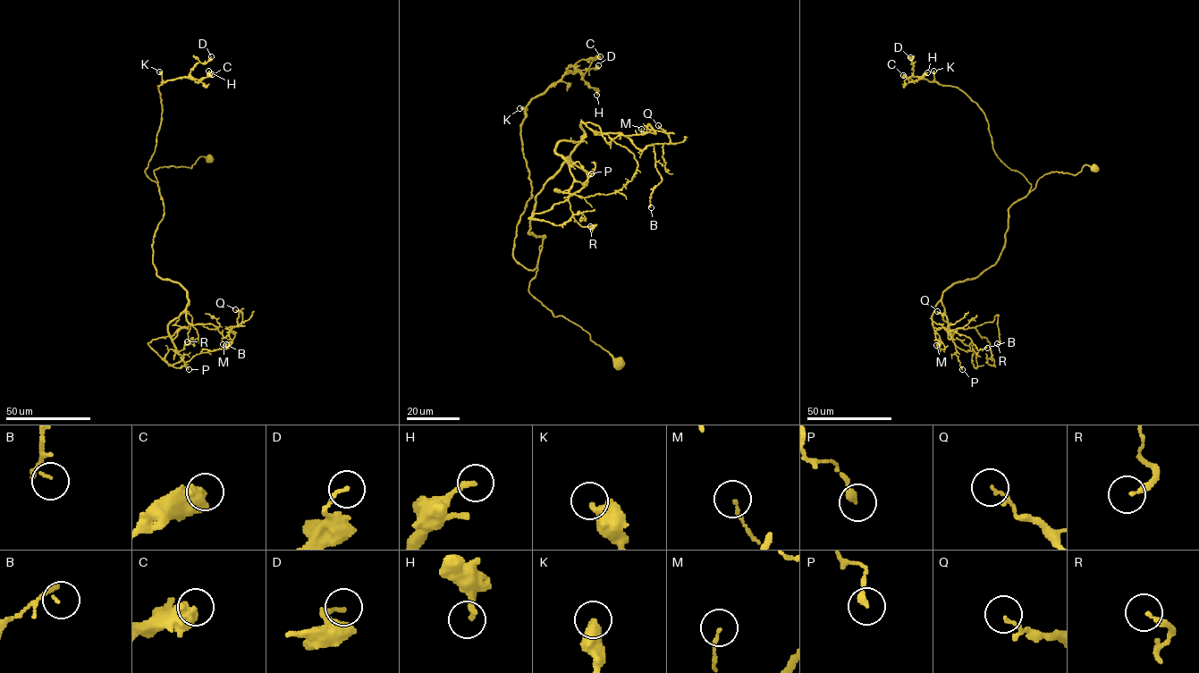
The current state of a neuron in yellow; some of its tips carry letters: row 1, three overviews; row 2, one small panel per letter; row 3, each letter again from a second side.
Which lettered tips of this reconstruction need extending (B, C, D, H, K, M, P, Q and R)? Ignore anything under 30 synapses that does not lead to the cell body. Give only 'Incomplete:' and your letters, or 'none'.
Incomplete: none

